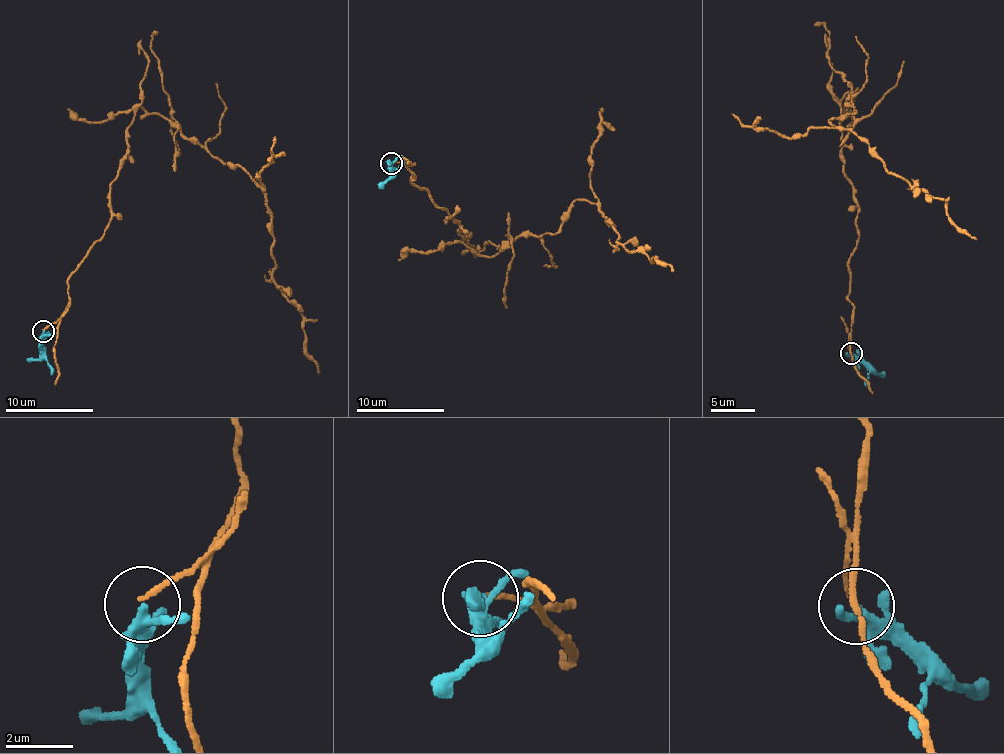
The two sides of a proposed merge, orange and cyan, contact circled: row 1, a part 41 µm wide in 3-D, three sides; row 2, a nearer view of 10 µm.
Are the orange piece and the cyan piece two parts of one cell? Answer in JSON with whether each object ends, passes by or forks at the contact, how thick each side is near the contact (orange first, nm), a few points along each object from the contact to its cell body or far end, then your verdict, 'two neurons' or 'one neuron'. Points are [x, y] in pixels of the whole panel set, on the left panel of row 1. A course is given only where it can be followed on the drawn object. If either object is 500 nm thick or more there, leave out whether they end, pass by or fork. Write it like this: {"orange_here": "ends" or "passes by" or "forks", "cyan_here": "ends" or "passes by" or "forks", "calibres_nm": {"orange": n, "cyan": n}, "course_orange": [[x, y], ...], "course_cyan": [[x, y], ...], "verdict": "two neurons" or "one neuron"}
{"orange_here": "ends", "cyan_here": "forks", "calibres_nm": {"orange": 160, "cyan": 190}, "course_orange": [[44, 329], [109, 222], [110, 184], [141, 107], [262, 191], [273, 278], [303, 317], [319, 374]], "course_cyan": [[44, 331], [45, 355], [51, 374]], "verdict": "two neurons"}

